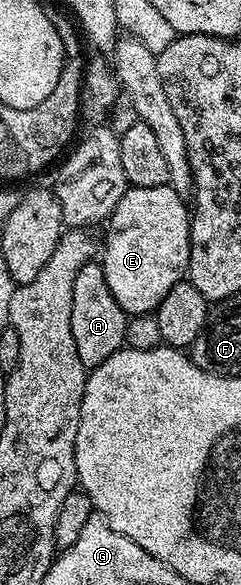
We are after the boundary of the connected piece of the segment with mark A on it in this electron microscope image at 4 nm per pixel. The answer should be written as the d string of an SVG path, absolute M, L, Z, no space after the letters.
M94 261L83 265L75 276L75 285L71 292L71 337L75 337L75 353L79 353L79 361L87 369L103 365L107 357L125 347L125 334L129 319L125 311L115 301L111 289L107 289L105 268Z

